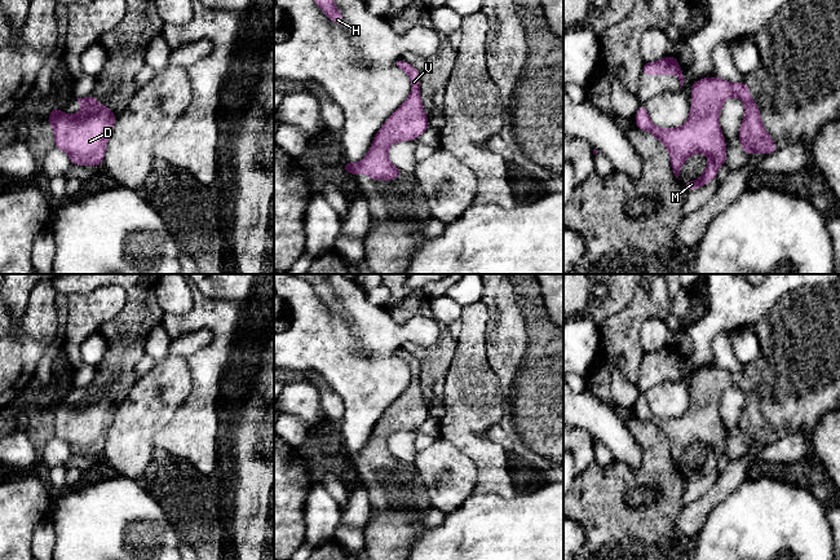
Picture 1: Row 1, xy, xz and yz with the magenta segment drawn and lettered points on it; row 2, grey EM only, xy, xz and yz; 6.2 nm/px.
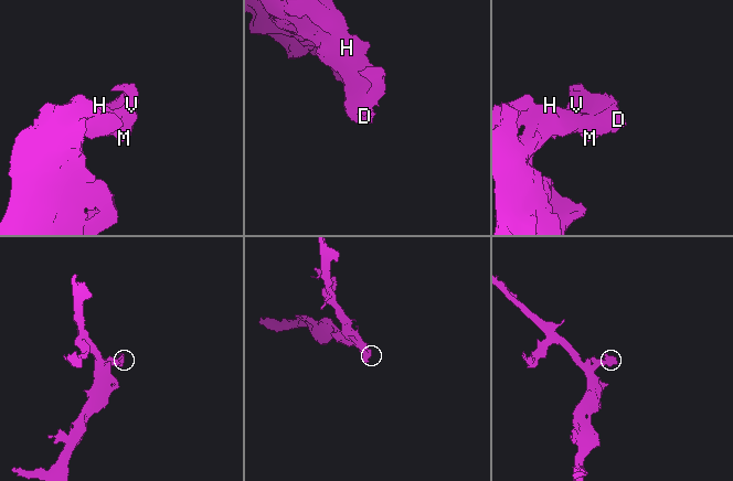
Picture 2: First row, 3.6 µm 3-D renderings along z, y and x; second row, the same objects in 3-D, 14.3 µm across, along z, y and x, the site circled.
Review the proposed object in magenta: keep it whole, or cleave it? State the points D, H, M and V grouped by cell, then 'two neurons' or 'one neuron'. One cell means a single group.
D H M V; one neuron

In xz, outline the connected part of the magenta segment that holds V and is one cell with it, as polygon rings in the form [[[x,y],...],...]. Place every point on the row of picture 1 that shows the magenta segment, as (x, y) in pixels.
[[[395,59],[393,66],[410,76],[411,93],[377,131],[367,155],[358,163],[342,163],[341,167],[348,173],[366,173],[371,180],[383,181],[401,177],[403,172],[390,162],[389,147],[397,142],[415,141],[429,128],[420,96],[420,72],[402,59]]]

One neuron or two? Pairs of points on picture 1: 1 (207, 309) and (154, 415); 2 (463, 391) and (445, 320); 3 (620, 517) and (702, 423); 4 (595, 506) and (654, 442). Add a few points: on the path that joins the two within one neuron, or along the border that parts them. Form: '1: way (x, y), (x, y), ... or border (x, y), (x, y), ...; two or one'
1: border (188, 358), (191, 388); two
2: border (462, 308), (459, 318); two
3: border (659, 430), (668, 442), (672, 462), (677, 468); two
4: way (614, 486), (622, 479), (637, 479), (654, 462); one

